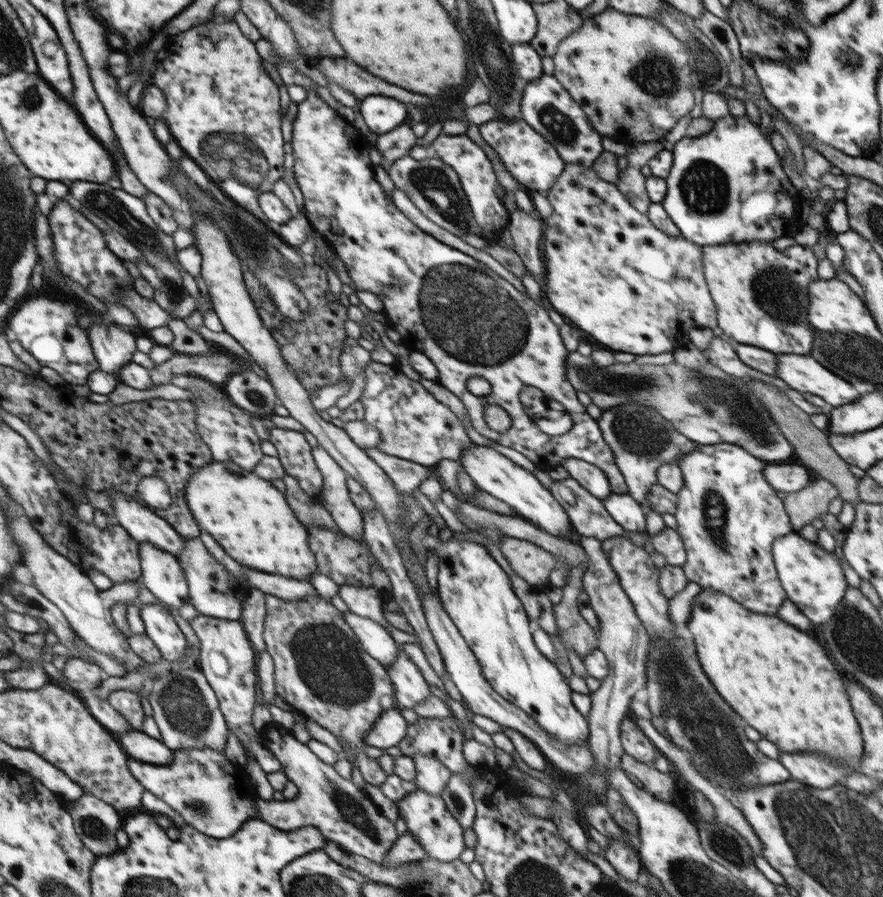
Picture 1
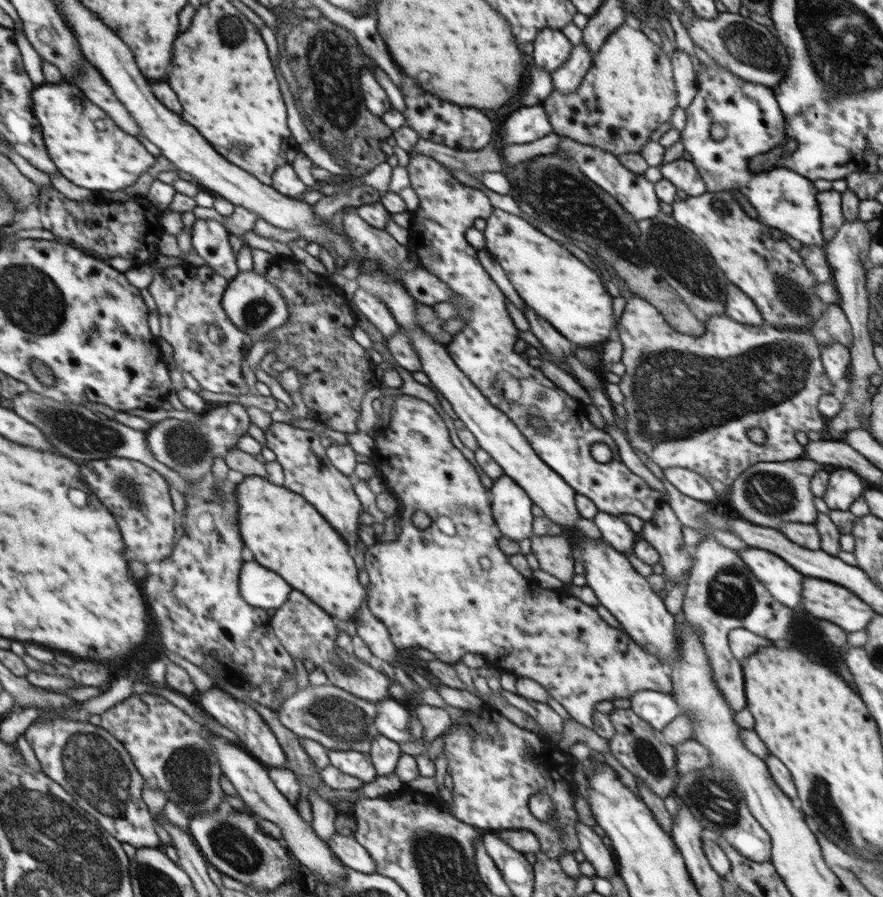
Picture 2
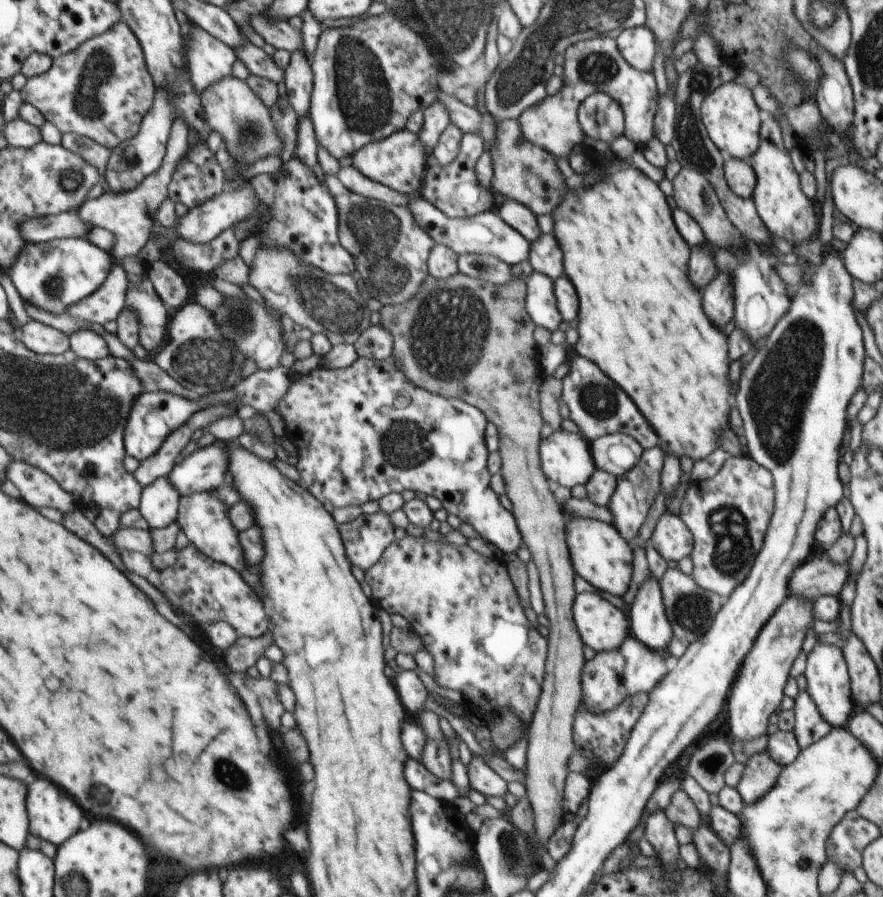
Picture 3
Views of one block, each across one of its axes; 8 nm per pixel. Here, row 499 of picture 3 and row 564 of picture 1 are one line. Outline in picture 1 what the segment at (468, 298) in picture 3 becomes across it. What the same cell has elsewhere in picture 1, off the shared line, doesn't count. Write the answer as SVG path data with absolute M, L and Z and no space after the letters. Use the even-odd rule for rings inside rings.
M506 535L499 542L499 550L516 575L528 585L539 588L549 583L556 562L550 552L532 542Z

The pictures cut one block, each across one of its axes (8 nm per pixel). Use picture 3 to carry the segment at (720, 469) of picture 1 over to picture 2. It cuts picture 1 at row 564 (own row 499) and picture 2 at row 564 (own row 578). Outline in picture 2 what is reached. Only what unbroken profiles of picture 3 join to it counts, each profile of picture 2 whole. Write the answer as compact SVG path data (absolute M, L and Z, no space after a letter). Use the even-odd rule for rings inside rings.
M713 531L708 533L706 539L700 540L691 555L694 563L687 580L688 590L683 600L683 614L703 644L718 691L724 695L728 706L738 712L747 706L747 700L744 696L742 664L738 659L729 656L727 636L730 630L744 628L770 640L788 638L792 608L776 602L740 559L739 552L720 545Z

